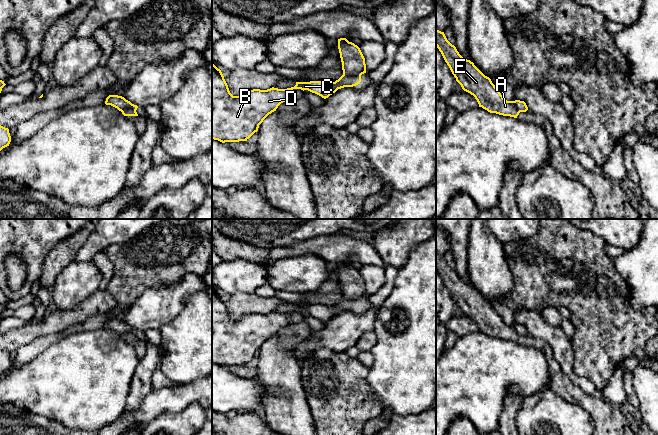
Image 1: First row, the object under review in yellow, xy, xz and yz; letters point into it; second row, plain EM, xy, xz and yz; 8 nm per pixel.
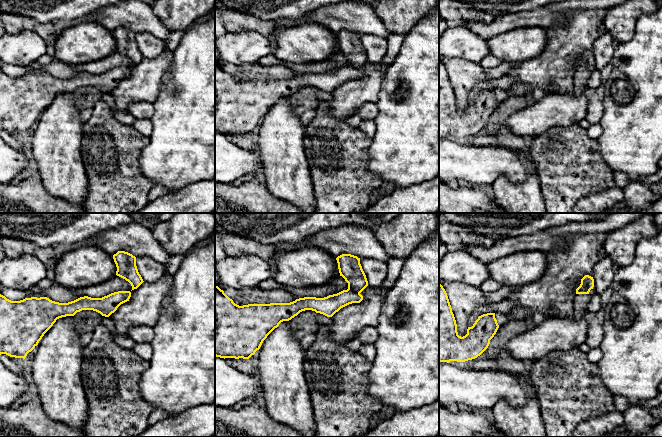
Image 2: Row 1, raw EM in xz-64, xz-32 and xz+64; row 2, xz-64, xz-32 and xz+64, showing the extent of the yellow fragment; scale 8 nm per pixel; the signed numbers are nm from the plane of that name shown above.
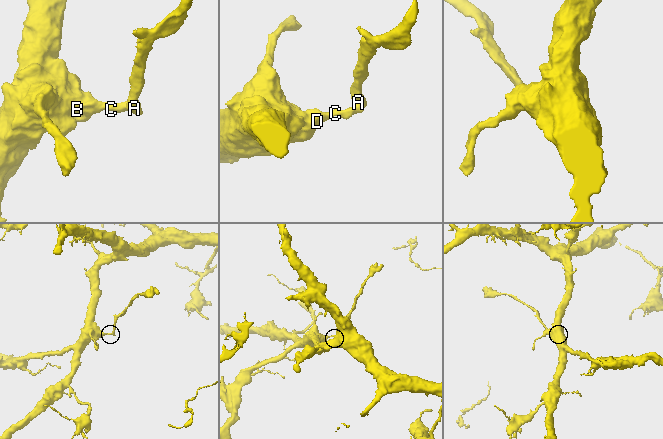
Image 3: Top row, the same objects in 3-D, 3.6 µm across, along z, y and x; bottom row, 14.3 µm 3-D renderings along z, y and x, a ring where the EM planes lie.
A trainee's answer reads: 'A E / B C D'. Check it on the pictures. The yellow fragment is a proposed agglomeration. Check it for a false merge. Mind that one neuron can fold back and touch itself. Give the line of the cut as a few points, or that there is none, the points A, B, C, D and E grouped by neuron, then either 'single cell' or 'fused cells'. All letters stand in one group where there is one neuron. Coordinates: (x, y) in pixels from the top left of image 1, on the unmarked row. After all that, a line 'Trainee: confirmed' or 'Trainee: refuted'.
xz (343, 297), (360, 299) | A E / B C D | fused cells
Trainee: confirmed

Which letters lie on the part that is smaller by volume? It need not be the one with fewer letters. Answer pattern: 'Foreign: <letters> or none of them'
Foreign: A, E

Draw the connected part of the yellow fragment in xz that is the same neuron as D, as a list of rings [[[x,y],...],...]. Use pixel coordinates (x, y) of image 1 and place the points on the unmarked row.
[[[212,288],[212,363],[222,367],[247,365],[269,338],[289,324],[293,313],[308,314],[326,323],[338,313],[360,306],[361,299],[343,298],[335,306],[296,306],[294,311],[287,313],[253,313],[233,320],[221,294]]]

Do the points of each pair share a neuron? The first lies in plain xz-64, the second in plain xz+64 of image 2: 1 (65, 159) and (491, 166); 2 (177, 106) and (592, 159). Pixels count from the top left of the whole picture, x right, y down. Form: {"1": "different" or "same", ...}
{"1": "different", "2": "different"}

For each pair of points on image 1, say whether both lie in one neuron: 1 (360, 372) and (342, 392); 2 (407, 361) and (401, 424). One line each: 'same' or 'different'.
1: same
2: different

